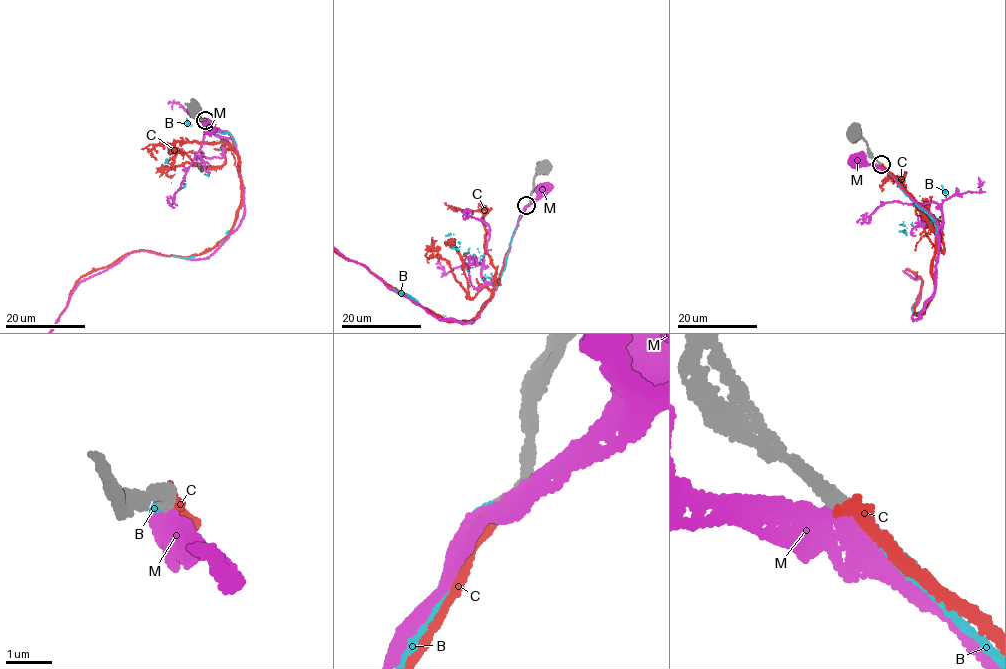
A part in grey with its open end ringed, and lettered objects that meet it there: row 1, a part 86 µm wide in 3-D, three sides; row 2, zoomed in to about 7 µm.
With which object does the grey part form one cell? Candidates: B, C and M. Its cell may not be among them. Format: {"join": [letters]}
{"join": ["B"]}

